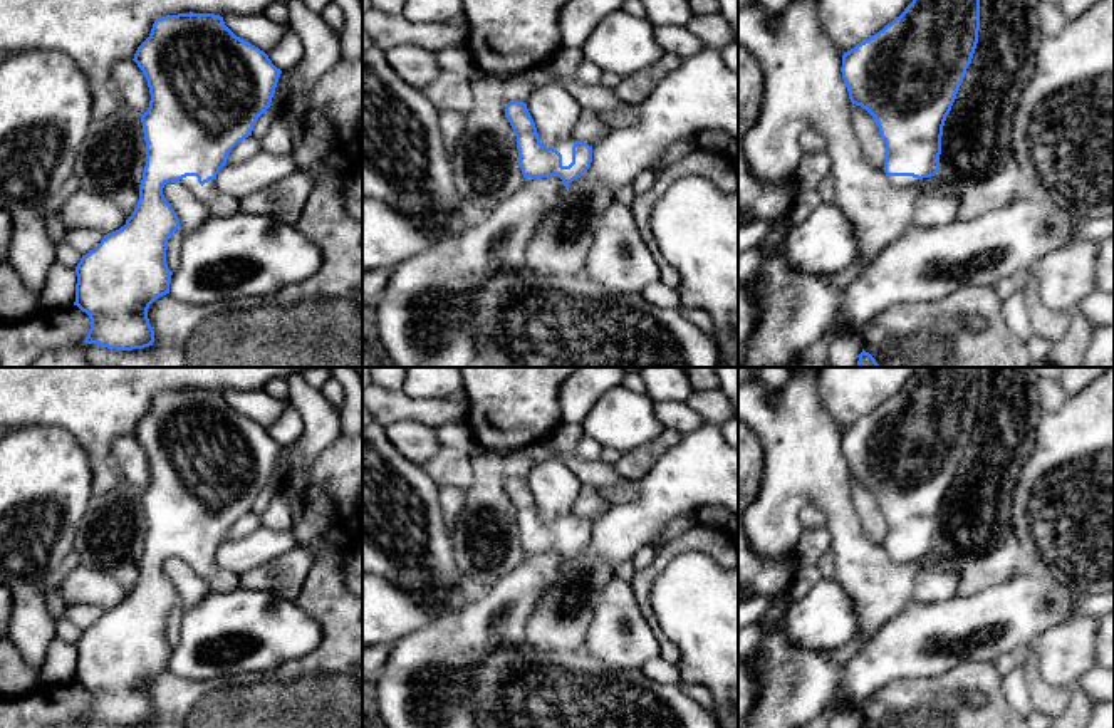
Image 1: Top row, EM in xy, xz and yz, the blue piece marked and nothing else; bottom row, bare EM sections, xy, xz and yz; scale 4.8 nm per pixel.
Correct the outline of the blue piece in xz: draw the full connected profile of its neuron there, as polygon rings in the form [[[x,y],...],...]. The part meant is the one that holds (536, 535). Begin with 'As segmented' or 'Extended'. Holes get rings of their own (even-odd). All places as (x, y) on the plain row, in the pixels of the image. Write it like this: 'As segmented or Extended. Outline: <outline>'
Extended. Outline: [[[508,478],[505,493],[517,512],[518,542],[523,554],[559,552],[567,565],[591,543],[592,522],[587,518],[570,513],[552,523],[544,522],[525,478]]]

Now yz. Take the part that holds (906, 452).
Extended. Outline: [[[916,367],[904,387],[842,431],[852,481],[866,485],[886,518],[884,549],[893,562],[914,562],[940,543],[946,491],[971,439],[980,406],[978,367]]]

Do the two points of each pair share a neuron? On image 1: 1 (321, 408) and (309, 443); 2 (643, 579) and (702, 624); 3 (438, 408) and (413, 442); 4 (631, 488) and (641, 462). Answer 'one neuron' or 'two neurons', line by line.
1: one neuron
2: two neurons
3: two neurons
4: two neurons

